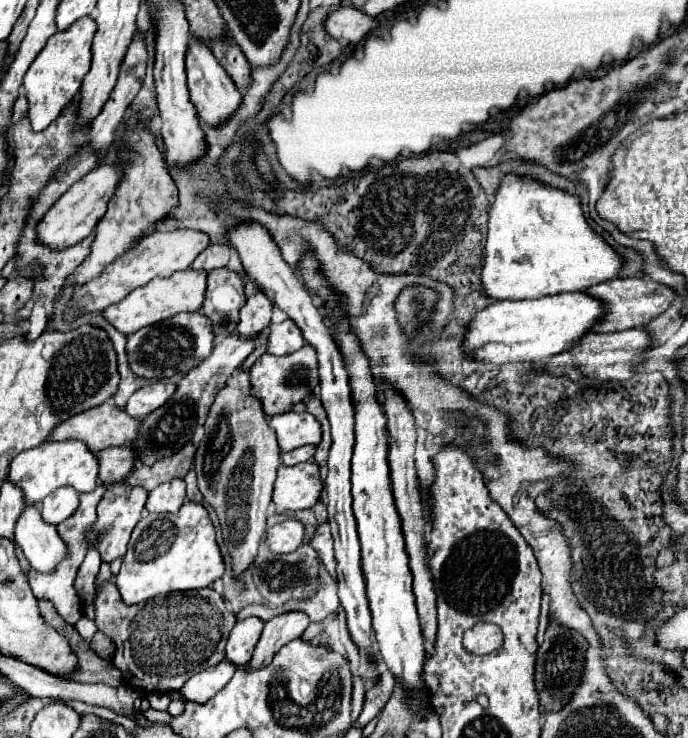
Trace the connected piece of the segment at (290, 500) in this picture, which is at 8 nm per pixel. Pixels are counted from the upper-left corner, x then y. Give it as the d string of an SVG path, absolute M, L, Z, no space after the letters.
M317 462L279 466L273 502L277 510L303 510L315 506L323 494L323 476Z

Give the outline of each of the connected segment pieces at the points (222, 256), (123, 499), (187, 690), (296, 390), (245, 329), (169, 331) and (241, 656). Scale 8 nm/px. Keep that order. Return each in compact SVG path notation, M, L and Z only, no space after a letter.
M211 244L207 246L191 264L193 270L213 270L213 268L221 268L227 266L231 256L231 246L223 246L223 244Z
M111 486L107 488L105 496L101 498L99 506L97 506L97 522L91 526L89 542L99 542L99 552L101 558L105 562L111 562L115 558L123 558L127 552L127 544L131 538L131 530L135 528L135 524L141 518L141 512L145 508L147 502L147 490L143 490L141 486L121 486L119 490L111 490Z
M223 660L219 662L219 666L213 666L211 670L203 670L191 676L191 680L185 682L185 686L181 688L181 694L193 702L207 702L233 678L233 674L235 674L235 666Z
M303 346L301 350L285 356L273 354L259 356L257 362L251 366L251 384L255 396L261 398L267 416L291 412L293 406L301 404L309 394L313 394L313 388L319 384L319 362L315 348Z
M257 292L255 296L249 296L245 306L241 308L241 320L239 320L239 332L241 336L257 336L263 328L269 326L273 312L273 302L267 298L265 292Z
M181 312L175 314L163 322L145 326L129 336L127 352L129 352L129 364L131 370L143 378L159 380L159 378L171 378L175 374L185 374L187 370L193 370L211 354L213 348L213 330L211 322L203 312Z
M249 616L249 618L239 620L235 624L235 628L231 630L229 640L227 640L227 658L233 664L241 666L251 660L251 654L255 650L255 642L259 640L263 626L265 626L265 622L257 616Z

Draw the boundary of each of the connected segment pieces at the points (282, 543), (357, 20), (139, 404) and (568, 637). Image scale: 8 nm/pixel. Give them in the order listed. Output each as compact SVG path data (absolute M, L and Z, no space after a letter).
M283 520L267 532L267 542L275 554L295 552L305 542L305 528L297 520Z
M341 6L339 10L331 12L325 20L325 28L333 38L343 38L353 44L361 42L373 28L377 28L377 24L379 22L373 16L353 6Z
M173 382L145 384L127 400L125 412L135 416L135 418L145 418L147 414L151 414L153 410L163 406L163 402L167 402L167 398L171 398L173 392L175 392Z
M549 618L549 624L543 632L543 642L537 650L537 660L535 660L535 688L537 688L543 712L559 712L563 710L563 706L567 706L567 702L571 702L583 676L583 662L585 662L587 648L589 648L589 642L581 632L571 630L567 626L559 626L559 622Z

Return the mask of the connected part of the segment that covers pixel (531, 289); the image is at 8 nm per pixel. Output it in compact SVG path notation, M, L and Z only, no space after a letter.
M521 174L503 176L497 188L495 200L489 208L485 252L487 256L483 260L481 280L485 292L495 300L535 300L561 292L583 292L597 282L617 278L625 266L625 258L587 224L579 194Z

